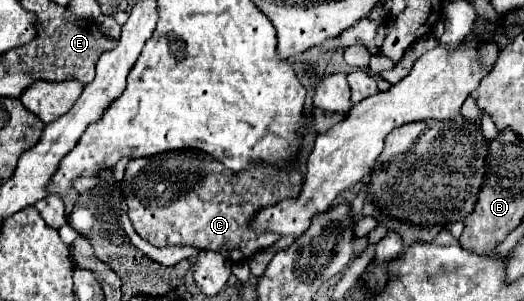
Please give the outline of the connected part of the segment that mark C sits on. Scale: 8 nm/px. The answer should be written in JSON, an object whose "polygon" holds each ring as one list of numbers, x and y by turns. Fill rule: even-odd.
{"polygon":[[167,152,149,158,145,168,139,168,137,164,129,164,129,170,125,172,125,190,123,198,127,204,127,214,129,220,135,228,135,232,147,240,149,244,157,248,167,248,167,246,195,246,199,250,213,250,223,254,227,260,235,262,231,254,239,254,243,258,251,258,255,252,265,250,273,246,279,236,275,234,261,234,251,228,251,220,255,214,267,206,275,206,285,198,297,198,301,190,301,180,303,180,303,168,299,164,301,160,295,162,295,168,275,168,275,166,255,166,251,164,247,170,241,174,227,174,223,164,215,162,213,156,209,154,199,154,199,152]]}

